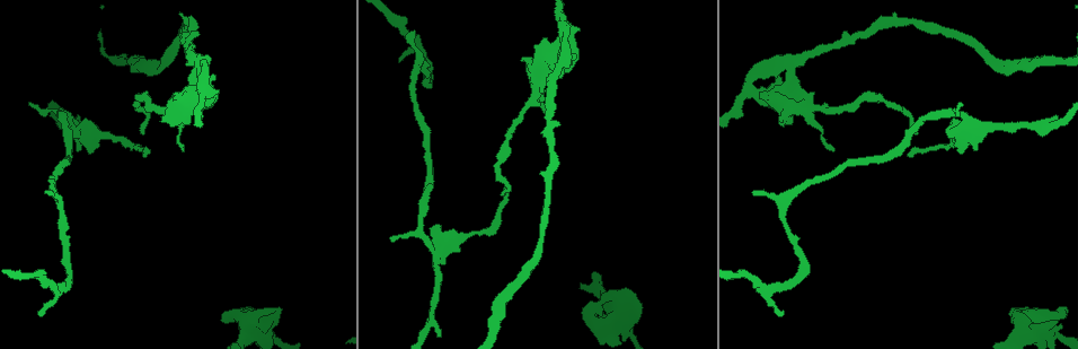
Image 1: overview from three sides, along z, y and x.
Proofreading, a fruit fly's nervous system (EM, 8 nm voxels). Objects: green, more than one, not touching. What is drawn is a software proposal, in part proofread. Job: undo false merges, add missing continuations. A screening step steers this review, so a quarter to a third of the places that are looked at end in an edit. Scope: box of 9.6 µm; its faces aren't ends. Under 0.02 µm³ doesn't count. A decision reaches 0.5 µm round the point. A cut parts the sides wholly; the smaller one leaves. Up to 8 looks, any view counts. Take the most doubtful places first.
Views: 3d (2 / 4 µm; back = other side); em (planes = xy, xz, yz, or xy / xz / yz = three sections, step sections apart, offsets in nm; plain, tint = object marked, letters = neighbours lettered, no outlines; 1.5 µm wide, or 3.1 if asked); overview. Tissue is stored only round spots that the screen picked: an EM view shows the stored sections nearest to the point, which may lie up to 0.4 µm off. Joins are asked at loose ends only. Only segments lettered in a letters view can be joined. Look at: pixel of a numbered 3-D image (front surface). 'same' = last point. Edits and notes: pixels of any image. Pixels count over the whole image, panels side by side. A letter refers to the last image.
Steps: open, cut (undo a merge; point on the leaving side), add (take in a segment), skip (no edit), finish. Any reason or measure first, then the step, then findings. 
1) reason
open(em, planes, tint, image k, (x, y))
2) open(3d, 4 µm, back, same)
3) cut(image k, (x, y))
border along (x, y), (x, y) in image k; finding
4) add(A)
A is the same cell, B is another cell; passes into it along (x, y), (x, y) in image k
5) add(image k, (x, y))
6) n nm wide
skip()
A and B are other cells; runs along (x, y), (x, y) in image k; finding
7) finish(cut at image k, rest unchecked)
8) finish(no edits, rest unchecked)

free end
open(3d, 2 µm, back, image 1, (54, 195))

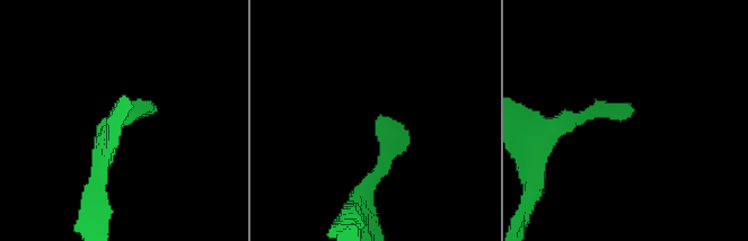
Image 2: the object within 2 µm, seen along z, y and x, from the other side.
now the EM
open(em, planes, letters, image 2, (380, 122))

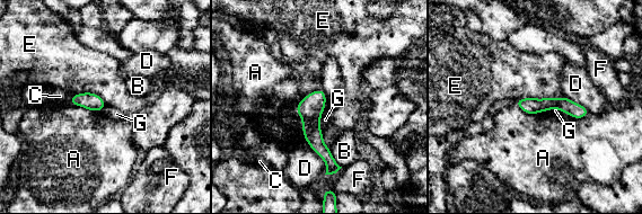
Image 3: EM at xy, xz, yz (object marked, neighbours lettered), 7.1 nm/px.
skip()
A, B, C, D, E, F and G are other cells; border along (563, 96), (516, 100) in image 3; none of them fits

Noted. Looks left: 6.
abrupt turn
open(3d, 4 µm, image 1, (69, 276))

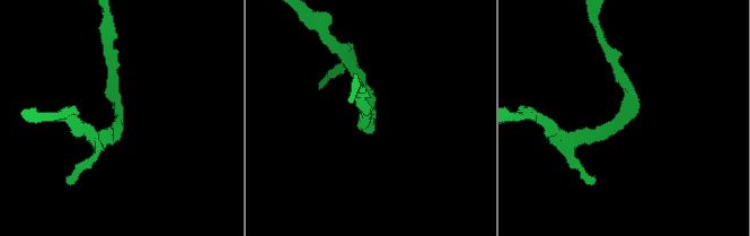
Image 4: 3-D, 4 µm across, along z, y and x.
arms of 200, 200 nm
open(em, xz, step 4, tint, image 4, (373, 121))

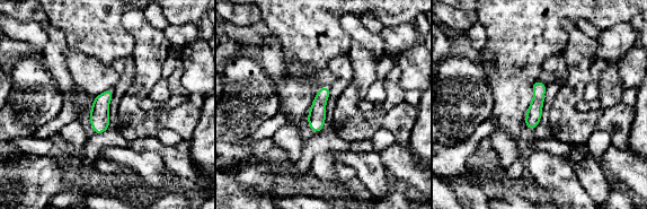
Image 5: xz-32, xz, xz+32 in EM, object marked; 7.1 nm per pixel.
open(em, planes, letters, same)

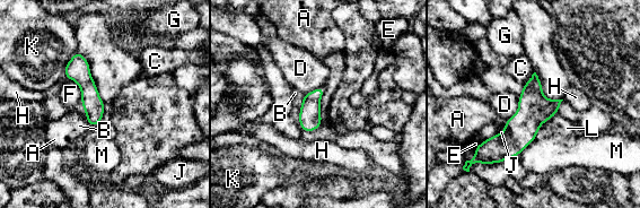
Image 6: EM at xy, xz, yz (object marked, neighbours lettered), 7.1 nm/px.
skip()
A, B, C, D, E, F, G, H, J, K, L and M are other cells; border along (519, 96), (517, 110), (506, 121) in image 6; all the same neuron

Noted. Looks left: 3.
calibre changes
open(em, planes, tint, image 1, (1059, 335))

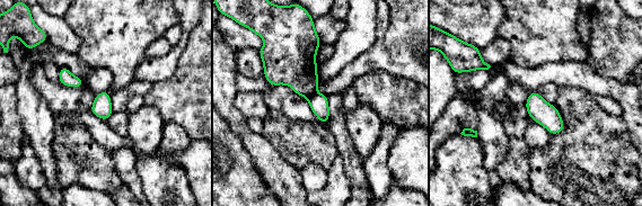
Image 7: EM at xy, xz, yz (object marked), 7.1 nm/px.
what lies round it
open(em, planes, letters, same)

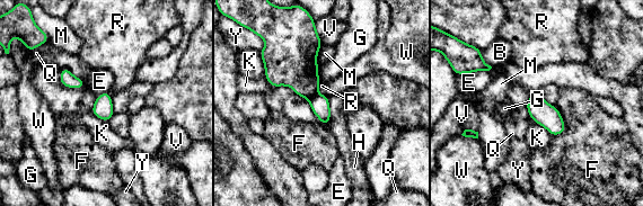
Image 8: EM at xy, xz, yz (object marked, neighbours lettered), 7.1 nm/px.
F touches over 220 nm
cut(image 8, (319, 104))
B, E, F, G, H, K, M, Q, R, V, W and Y are other cells; border along (316, 92), (308, 99) in image 8; a second neuron is stuck on

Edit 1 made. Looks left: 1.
finish(cut at image 8, rest unchecked)

